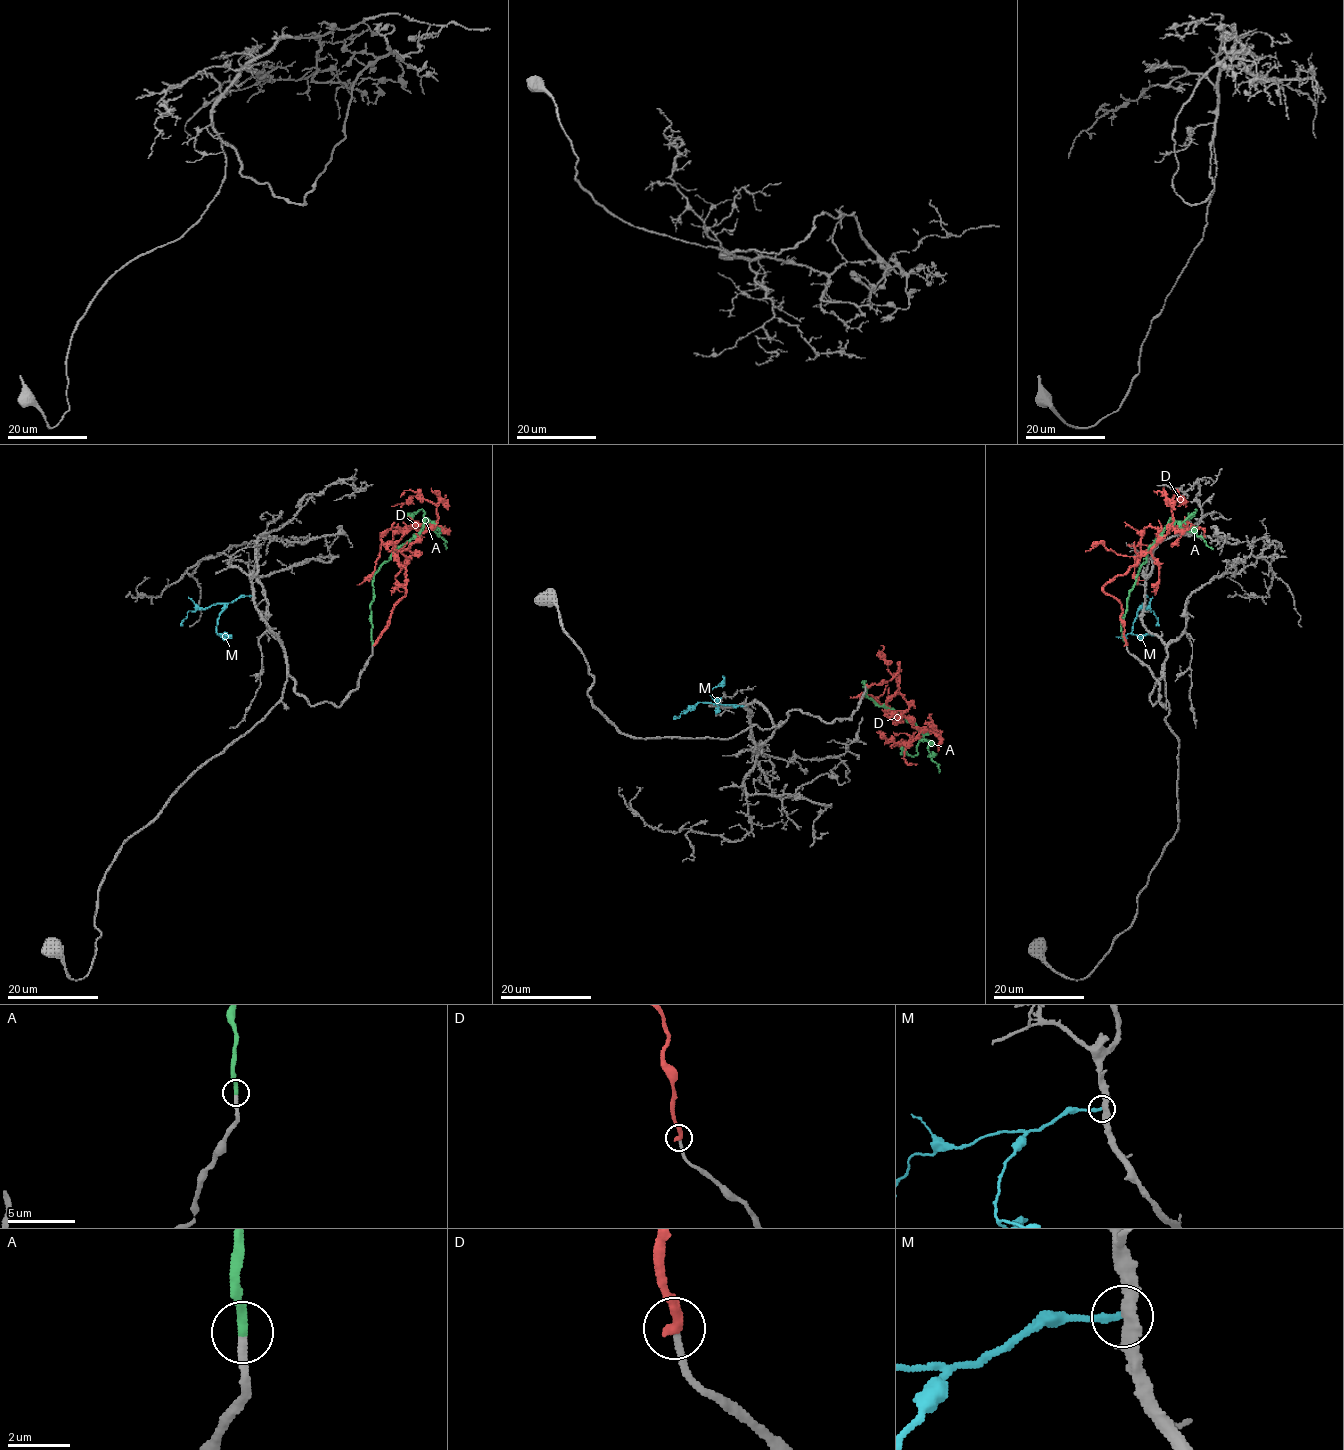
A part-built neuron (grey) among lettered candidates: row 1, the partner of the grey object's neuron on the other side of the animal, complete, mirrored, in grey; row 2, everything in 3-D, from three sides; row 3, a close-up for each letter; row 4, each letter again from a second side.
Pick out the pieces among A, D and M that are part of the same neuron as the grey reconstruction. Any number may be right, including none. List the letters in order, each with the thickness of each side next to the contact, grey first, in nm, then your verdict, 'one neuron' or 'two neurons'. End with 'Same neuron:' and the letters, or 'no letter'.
A: 240 nm thick on the grey side, 280 nm on the other; one neuron
D: 240 nm thick on the grey side, 440 nm on the other; two neurons
M: 340 nm thick on the grey side, 240 nm on the other; two neurons
Same neuron: A

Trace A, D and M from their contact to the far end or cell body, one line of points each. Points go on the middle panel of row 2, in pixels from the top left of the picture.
A: (865, 686), (866, 695), (914, 724), (928, 742), (939, 773)
D: (866, 686), (887, 682), (899, 663), (898, 689), (886, 707), (931, 733), (898, 744), (884, 737)
M: (745, 707), (698, 702), (677, 718), (675, 716)

